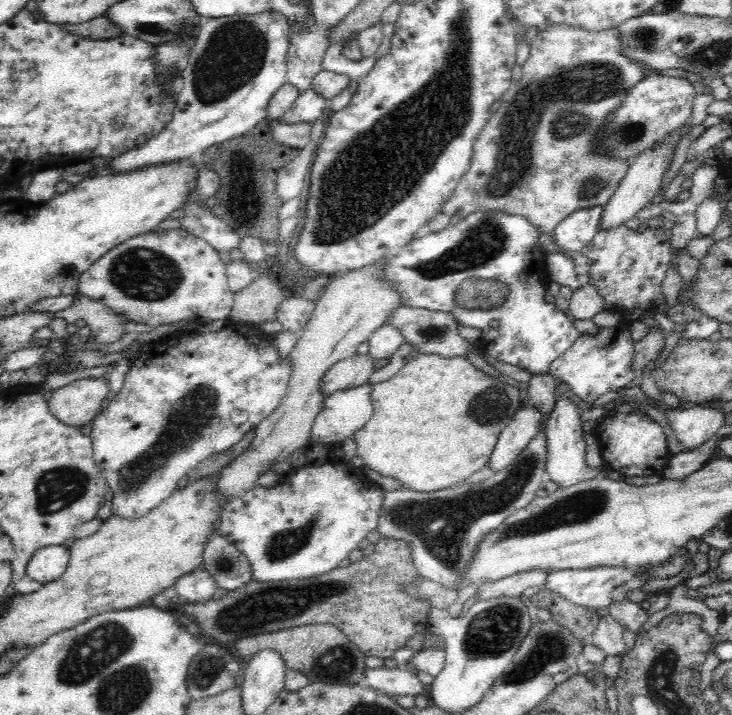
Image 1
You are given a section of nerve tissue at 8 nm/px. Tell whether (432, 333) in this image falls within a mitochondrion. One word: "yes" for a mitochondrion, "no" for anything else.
yes

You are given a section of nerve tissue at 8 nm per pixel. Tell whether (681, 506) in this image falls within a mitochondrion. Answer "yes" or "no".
no

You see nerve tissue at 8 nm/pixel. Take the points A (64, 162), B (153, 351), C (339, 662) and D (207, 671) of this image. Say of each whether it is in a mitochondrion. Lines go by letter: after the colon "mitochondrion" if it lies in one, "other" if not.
A: other
B: other
C: mitochondrion
D: mitochondrion

